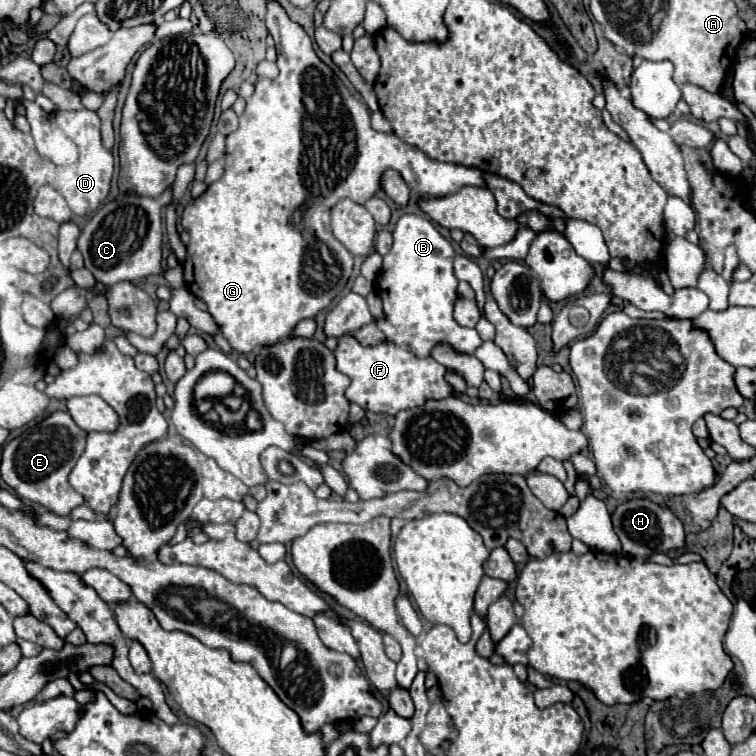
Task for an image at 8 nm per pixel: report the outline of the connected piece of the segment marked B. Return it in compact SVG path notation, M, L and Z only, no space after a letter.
M403 215L393 231L393 245L389 253L383 257L383 267L375 279L375 291L383 299L385 319L395 327L407 331L407 347L417 357L427 357L429 349L437 341L449 343L453 349L463 353L473 353L481 345L481 337L475 329L467 329L455 323L453 305L457 301L457 279L453 275L453 257L455 251L451 243L435 229L435 225L419 215Z

